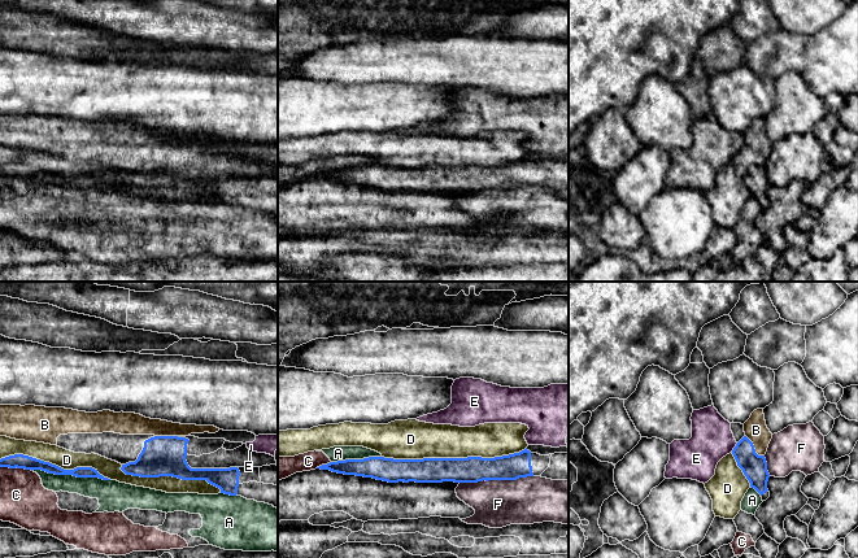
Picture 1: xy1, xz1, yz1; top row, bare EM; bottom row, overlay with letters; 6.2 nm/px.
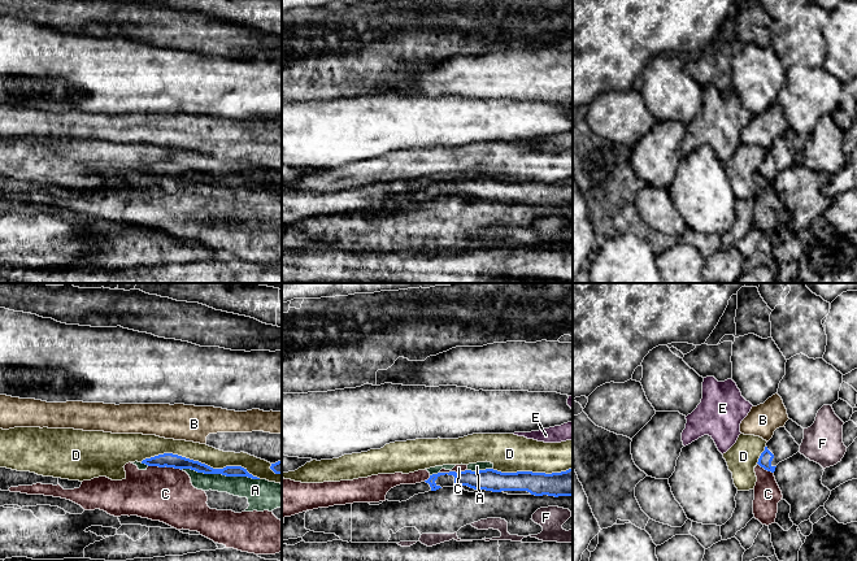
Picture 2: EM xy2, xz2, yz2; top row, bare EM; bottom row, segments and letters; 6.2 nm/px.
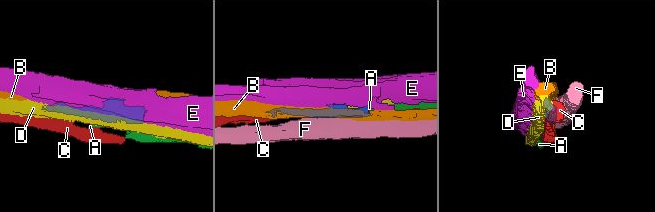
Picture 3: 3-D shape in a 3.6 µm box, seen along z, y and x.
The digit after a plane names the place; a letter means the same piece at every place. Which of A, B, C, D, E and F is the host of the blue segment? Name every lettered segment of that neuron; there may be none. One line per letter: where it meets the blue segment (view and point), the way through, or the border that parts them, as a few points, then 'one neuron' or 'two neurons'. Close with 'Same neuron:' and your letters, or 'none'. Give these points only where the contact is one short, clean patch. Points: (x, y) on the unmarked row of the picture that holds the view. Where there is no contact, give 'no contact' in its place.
A: meets blue in xy1 at (70, 183); two neurons
B: meets blue in yz1 at (753, 157); two neurons
C: meets blue in xy2 at (165, 174); border along xy2 (148, 174), (173, 175), (181, 179); two neurons
D: meets blue in xz1 at (453, 168); two neurons
E: meets blue in yz1 at (734, 157); border along yz1 (737, 152), (731, 161); two neurons
F: meets blue in xz1 at (496, 188); two neurons
Same neuron: none

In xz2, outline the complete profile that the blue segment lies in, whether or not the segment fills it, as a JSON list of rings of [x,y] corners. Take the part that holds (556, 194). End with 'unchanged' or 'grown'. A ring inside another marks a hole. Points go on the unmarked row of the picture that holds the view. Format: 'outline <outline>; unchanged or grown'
outline [[[493,178],[438,182],[430,184],[425,191],[400,193],[391,197],[386,204],[386,209],[401,212],[414,204],[443,196],[461,196],[469,201],[486,199],[508,204],[573,205],[573,178],[552,183],[532,181],[501,182]]]; grown

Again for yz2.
outline [[[779,136],[766,152],[765,160],[761,162],[757,173],[765,179],[774,182],[779,171],[792,166],[799,160],[800,155],[795,151],[786,136]]]; grown

